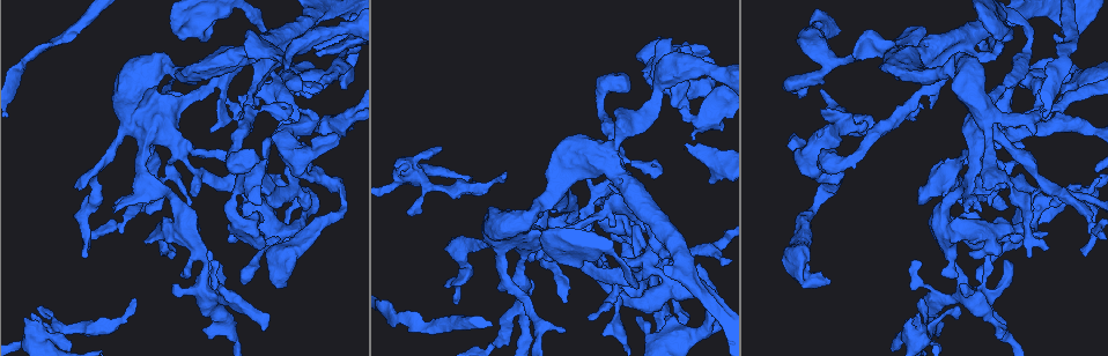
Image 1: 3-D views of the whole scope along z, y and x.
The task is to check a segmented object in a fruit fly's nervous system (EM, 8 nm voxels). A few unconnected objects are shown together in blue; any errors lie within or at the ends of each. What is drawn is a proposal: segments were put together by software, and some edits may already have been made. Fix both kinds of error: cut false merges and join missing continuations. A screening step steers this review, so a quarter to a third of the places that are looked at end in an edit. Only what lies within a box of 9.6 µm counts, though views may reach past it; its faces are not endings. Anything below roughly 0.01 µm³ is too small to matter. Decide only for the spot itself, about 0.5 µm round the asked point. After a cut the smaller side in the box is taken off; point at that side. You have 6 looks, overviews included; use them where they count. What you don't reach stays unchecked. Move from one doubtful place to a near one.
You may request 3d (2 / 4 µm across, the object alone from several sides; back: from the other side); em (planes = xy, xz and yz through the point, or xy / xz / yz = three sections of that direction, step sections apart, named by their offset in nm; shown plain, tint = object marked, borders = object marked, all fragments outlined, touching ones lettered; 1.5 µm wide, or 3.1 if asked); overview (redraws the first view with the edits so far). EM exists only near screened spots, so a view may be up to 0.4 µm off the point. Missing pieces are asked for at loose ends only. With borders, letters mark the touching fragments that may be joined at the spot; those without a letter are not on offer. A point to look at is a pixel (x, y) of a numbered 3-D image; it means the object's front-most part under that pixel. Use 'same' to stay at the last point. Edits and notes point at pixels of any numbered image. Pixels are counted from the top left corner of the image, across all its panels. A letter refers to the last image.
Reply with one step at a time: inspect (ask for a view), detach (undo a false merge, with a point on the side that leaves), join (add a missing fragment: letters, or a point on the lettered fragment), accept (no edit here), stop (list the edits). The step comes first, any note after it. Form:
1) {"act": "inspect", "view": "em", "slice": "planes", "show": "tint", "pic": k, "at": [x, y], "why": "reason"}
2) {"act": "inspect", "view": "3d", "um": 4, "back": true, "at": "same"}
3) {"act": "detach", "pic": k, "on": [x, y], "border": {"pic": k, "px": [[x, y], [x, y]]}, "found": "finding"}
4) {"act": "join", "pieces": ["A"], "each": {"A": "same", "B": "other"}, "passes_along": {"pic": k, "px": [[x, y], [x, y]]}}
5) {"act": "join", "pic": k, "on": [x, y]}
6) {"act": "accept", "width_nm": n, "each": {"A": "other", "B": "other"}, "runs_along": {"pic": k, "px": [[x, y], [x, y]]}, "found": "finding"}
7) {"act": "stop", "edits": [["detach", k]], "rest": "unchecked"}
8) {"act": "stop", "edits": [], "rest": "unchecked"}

{"act": "inspect", "view": "3d", "um": 4, "pic": 1, "at": [804, 219], "why": "thick turns thin"}

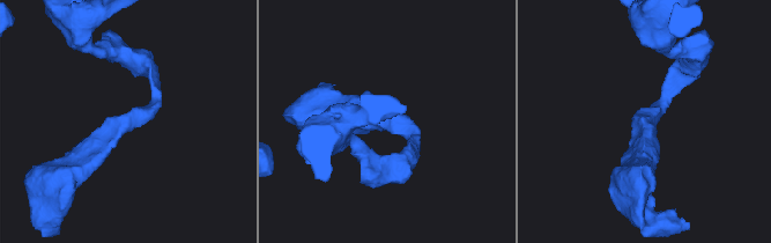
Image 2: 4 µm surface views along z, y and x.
{"act": "inspect", "view": "em", "slice": "yz", "step": 8, "show": "borders", "pic": 2, "at": [123, 121], "why": "need the tissue"}

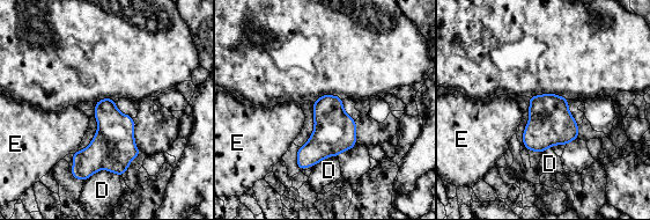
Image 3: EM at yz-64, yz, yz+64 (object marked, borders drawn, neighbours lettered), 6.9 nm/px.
{"act": "accept", "each": {"D": "other", "E": "other"}, "border": {"pic": 3, "px": [[78, 149], [72, 153]]}, "found": "one cell here"}

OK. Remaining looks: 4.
{"act": "inspect", "view": "em", "slice": "xy", "step": 4, "show": "borders", "pic": 1, "at": [264, 326], "why": "free end"}

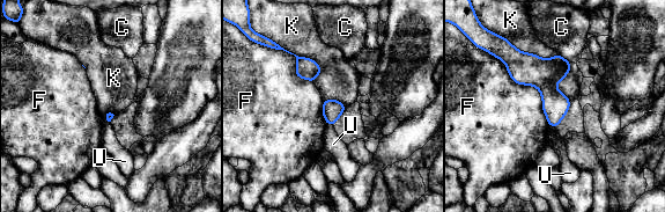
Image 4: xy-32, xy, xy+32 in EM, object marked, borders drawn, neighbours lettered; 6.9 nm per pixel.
{"act": "inspect", "view": "em", "slice": "planes", "show": "borders", "at": "same", "why": "another direction"}

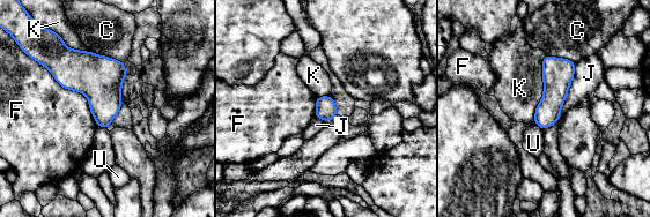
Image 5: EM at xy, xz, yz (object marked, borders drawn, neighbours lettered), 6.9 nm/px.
{"act": "accept", "each": {"C": "other", "F": "other", "J": "other", "K": "other", "U": "other"}, "border": {"pic": 5, "px": [[575, 64], [575, 73], [559, 117]]}, "found": "no lettered fragment goes on from it"}

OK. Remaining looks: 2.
{"act": "stop", "edits": [], "rest": "unchecked"}

